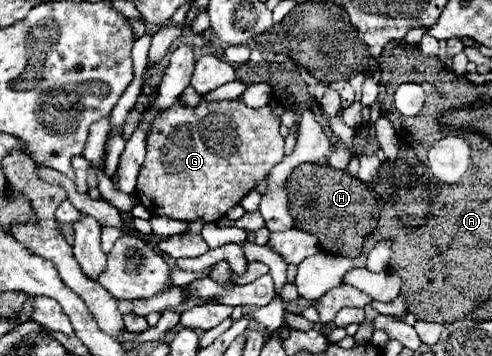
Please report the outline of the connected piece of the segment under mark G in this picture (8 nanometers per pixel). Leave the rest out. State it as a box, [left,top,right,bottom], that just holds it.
[137,98,283,222]

